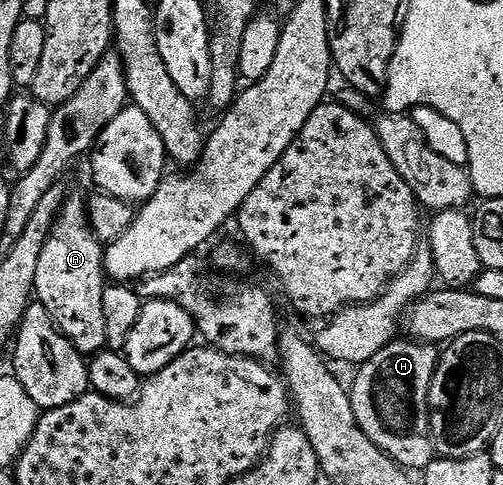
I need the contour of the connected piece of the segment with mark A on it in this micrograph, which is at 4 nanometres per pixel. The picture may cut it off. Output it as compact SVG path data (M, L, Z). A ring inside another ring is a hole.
M70 197L61 207L57 215L57 225L53 227L47 244L43 244L43 252L39 252L39 268L35 268L36 301L42 302L51 316L51 320L61 331L62 336L71 340L71 344L79 353L94 356L107 347L107 324L103 317L103 292L107 285L105 273L105 252L102 243L89 229L89 211L86 203Z

